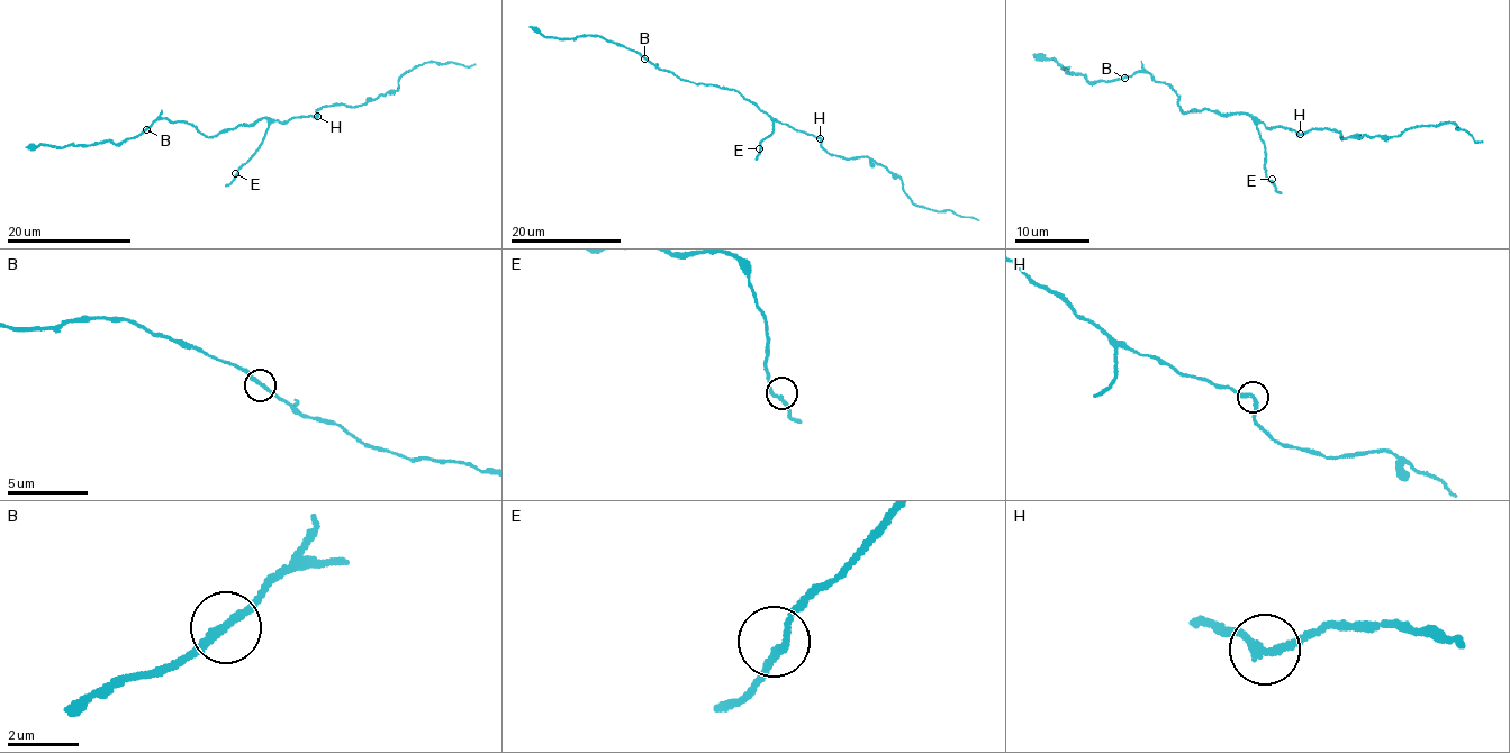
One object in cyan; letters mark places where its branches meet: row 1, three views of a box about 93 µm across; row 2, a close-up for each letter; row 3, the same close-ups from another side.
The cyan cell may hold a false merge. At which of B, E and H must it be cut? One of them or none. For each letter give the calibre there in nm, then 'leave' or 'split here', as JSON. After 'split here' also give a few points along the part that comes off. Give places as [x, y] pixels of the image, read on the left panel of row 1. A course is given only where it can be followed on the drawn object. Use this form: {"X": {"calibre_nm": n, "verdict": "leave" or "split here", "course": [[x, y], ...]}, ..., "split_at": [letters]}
{"B": {"calibre_nm": 220, "verdict": "leave"}, "E": {"calibre_nm": 200, "verdict": "leave"}, "H": {"calibre_nm": 220, "verdict": "leave"}, "split_at": []}

